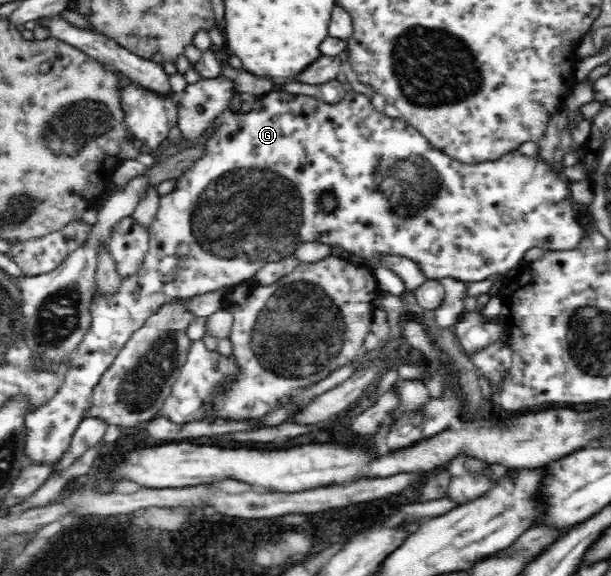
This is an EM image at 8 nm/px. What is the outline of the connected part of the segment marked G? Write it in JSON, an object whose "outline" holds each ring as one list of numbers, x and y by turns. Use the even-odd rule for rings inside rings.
{"outline":[[273,90,269,93,266,93,261,98,256,98,252,101,252,108,249,112,242,114,242,112,235,112,230,108,222,110,220,116,217,116,217,119,214,121,214,125,212,127,213,133,209,136,206,144,204,145,205,154,201,156,201,158,197,158,195,162,193,162,192,166,182,174,183,178,179,178,179,182,177,182,174,191,167,195,163,195,163,198,160,198,160,204,158,206,158,211,156,212,155,218,153,222,151,222,149,229,150,229,150,248,143,258,143,262,141,262,141,267,135,274,129,276,127,279,121,278,121,286,119,286,119,290,117,292,113,292,111,295,105,296,98,290,98,286,95,284,95,288,93,288,93,296,92,296,92,304,89,308,89,312,91,312,91,324,90,327,87,329,83,340,79,343,78,349,76,350,75,356,73,359,70,360,70,368,69,371,65,374,65,380,63,380,64,384,53,394,53,398,45,402,45,404,37,407,33,412,29,412,24,416,24,424,25,424,25,443,26,449,24,450,25,455,27,456,27,461,29,463,49,463,49,462,56,462,59,461,60,458,70,449,73,435,75,434,76,428,81,424,81,421,85,418,86,412,92,408,92,394,93,389,97,388,97,384,101,380,103,374,106,373,106,370,114,363,115,357,121,352,121,349,129,342,130,338,132,337,133,333,136,333,146,321,146,318,149,318,152,314,155,314,163,305,171,302,173,299,188,299,193,298,194,296,201,296,207,292,213,292,219,290,221,288,228,288,233,287,234,285,238,285,241,281,251,279,251,276,257,272,257,270,261,270,263,266,267,263,274,263,284,259,285,257,293,257,294,252,298,250,301,244,305,244,307,242,317,242,320,244,325,244,329,246,339,246,343,248,345,251,357,254,367,260,366,265,368,264,369,260,373,259,373,255,396,255,396,256,403,256,405,259,409,259,419,266,421,269,421,273,425,275,426,279,431,280,438,280,444,278,451,278,457,281,466,282,467,284,470,282,479,282,479,280,487,280,489,276,493,276,493,274,502,274,504,275,505,272,509,272,510,268,515,268,517,266,518,260,523,260,525,253,535,247,543,249,544,251,567,251,567,250,574,250,578,248,580,241,584,238,585,231,579,225,577,219,575,219,575,212,573,211,573,207,571,204,573,200,569,198,569,183,561,176,560,171,558,168,554,168,551,164,539,158,538,156,528,156,519,151,511,151,507,152,507,154,501,156,500,159,497,160,485,160,480,163,475,164,467,164,461,163,459,160,455,161,453,158,450,158,448,154,445,152,438,150,438,148,433,147,429,143,429,140,426,140,417,130,416,128,411,127,407,120,403,119,403,117,399,118,389,118,383,112,378,112,373,106,371,102,371,98,369,96,358,93,357,91,352,90,348,96,343,97,339,102,333,104,326,104,325,102,321,102,311,96,302,95,302,94,293,94,290,92],[324,194,335,194,335,198,337,199,338,206,333,212,330,214,325,214,321,211,321,197]]}

